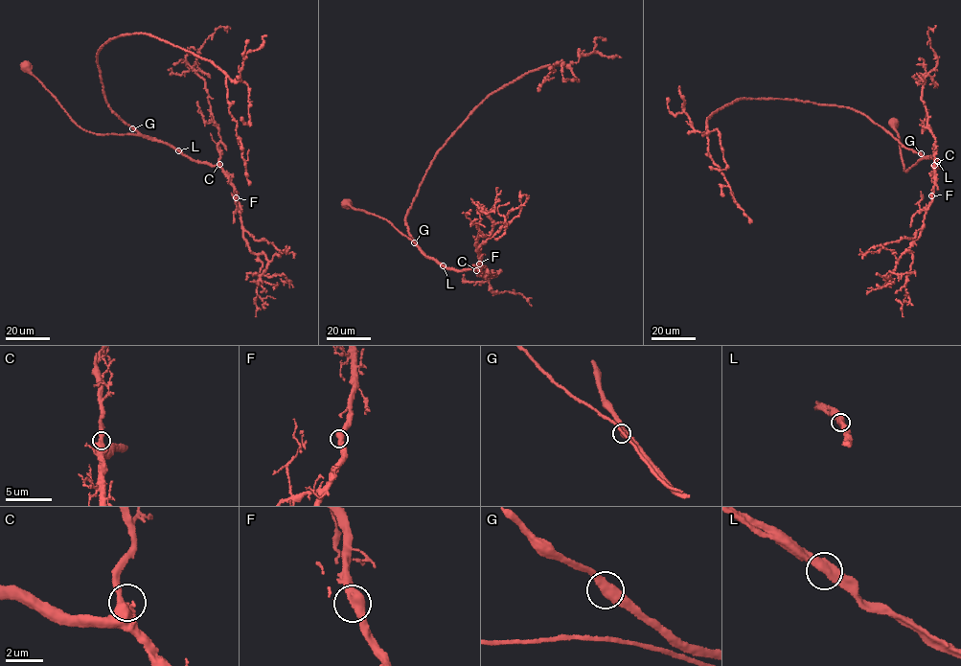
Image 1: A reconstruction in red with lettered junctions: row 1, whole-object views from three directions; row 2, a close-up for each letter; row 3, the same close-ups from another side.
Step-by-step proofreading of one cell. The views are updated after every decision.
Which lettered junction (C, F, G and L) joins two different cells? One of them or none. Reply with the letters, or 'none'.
none

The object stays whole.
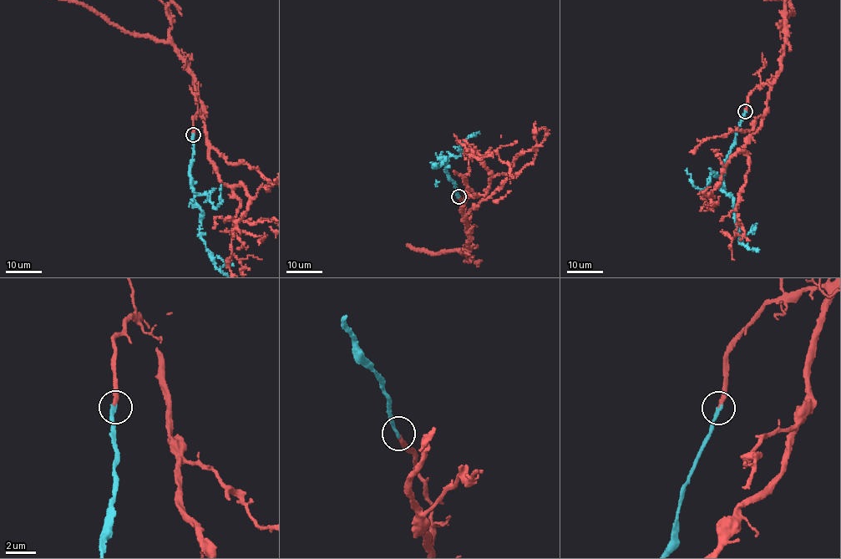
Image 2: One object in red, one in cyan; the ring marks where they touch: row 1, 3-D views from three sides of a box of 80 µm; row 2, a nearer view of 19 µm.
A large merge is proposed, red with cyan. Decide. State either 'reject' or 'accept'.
accept

